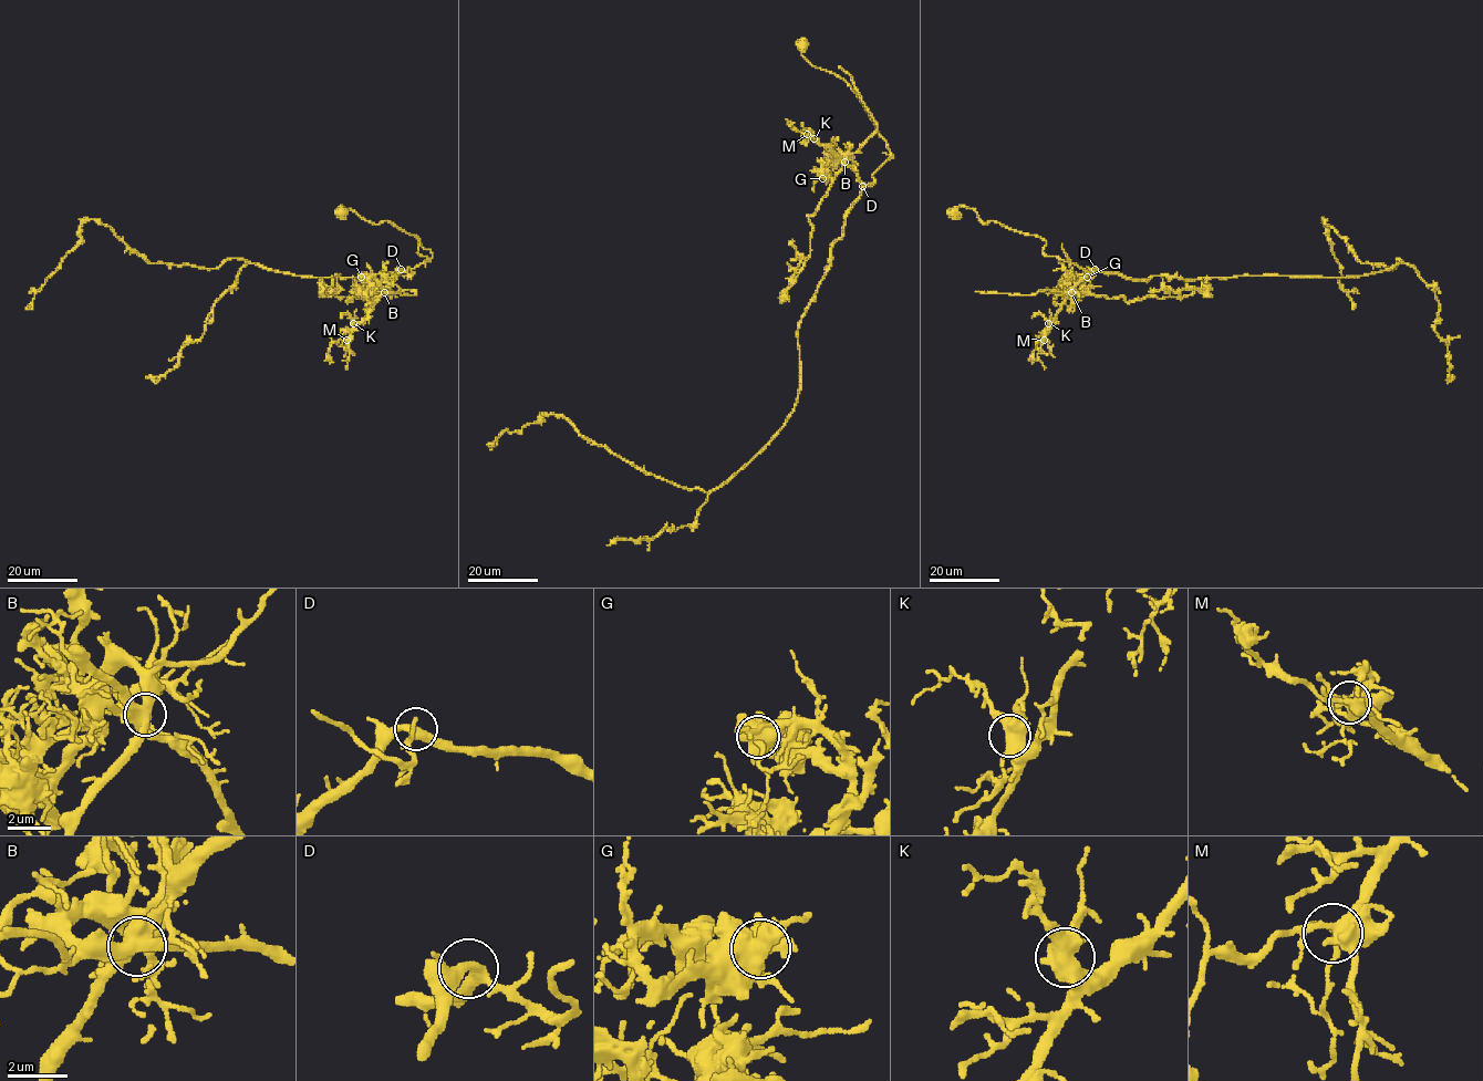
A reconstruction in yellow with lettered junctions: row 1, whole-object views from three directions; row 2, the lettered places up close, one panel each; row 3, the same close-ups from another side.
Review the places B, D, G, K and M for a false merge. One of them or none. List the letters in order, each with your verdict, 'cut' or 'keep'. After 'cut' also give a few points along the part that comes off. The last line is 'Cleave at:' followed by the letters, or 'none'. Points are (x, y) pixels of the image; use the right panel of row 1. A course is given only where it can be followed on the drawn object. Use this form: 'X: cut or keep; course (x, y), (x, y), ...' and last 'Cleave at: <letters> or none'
B: cut; course (1071, 293), (1120, 297), (1133, 301), (1151, 295), (1160, 299), (1190, 295), (1194, 291), (1149, 291)
D: keep
G: keep
K: keep
M: keep
Cleave at: B

